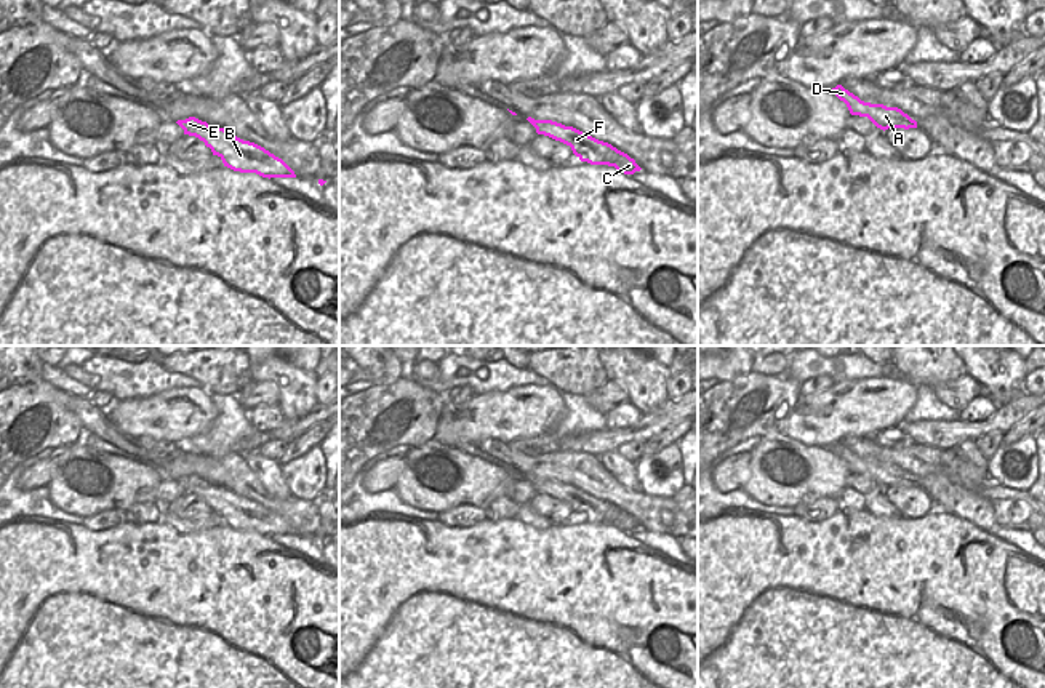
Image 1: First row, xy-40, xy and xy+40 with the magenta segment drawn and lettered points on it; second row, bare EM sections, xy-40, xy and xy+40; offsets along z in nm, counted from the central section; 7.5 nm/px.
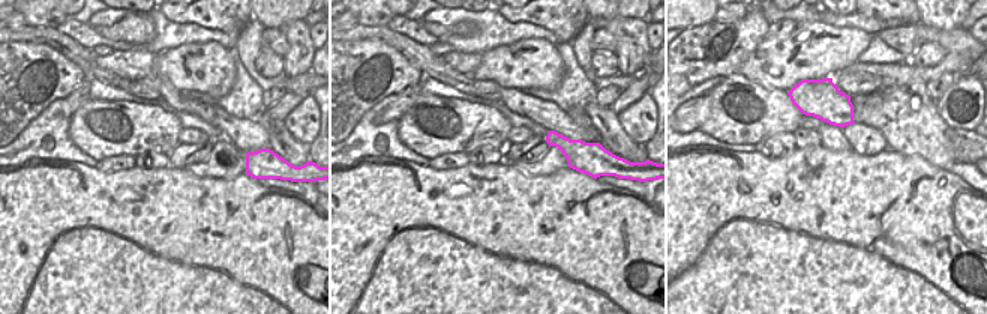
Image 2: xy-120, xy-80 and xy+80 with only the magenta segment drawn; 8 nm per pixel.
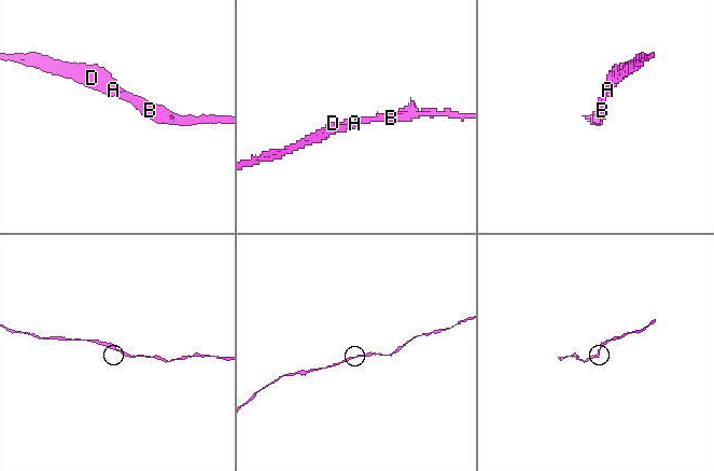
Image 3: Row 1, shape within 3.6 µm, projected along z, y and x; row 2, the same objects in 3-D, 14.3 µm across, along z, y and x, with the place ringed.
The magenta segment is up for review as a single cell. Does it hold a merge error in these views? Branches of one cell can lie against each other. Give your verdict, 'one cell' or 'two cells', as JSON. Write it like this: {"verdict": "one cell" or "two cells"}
{"verdict": "one cell"}

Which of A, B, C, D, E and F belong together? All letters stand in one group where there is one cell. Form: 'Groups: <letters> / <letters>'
Groups: A B C D E F.

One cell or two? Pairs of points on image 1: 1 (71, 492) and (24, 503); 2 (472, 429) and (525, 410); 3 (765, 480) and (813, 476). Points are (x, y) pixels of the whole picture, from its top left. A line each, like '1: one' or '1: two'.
1: two
2: one
3: one

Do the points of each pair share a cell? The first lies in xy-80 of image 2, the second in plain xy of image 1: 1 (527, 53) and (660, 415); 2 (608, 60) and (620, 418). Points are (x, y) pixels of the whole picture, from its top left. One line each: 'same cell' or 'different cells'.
1: different cells
2: same cell

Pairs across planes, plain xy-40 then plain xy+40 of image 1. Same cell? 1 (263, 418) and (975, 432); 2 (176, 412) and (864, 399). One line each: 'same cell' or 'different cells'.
1: different cells
2: same cell

